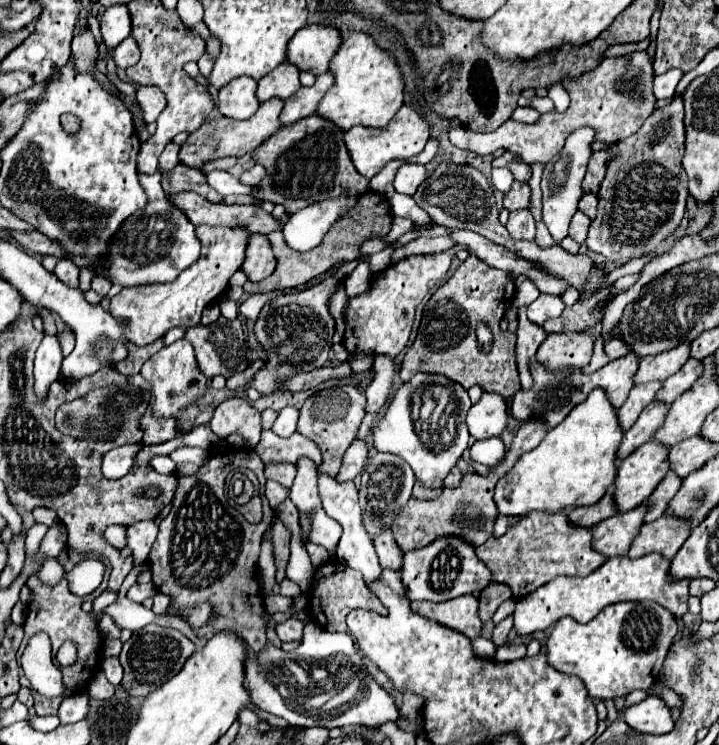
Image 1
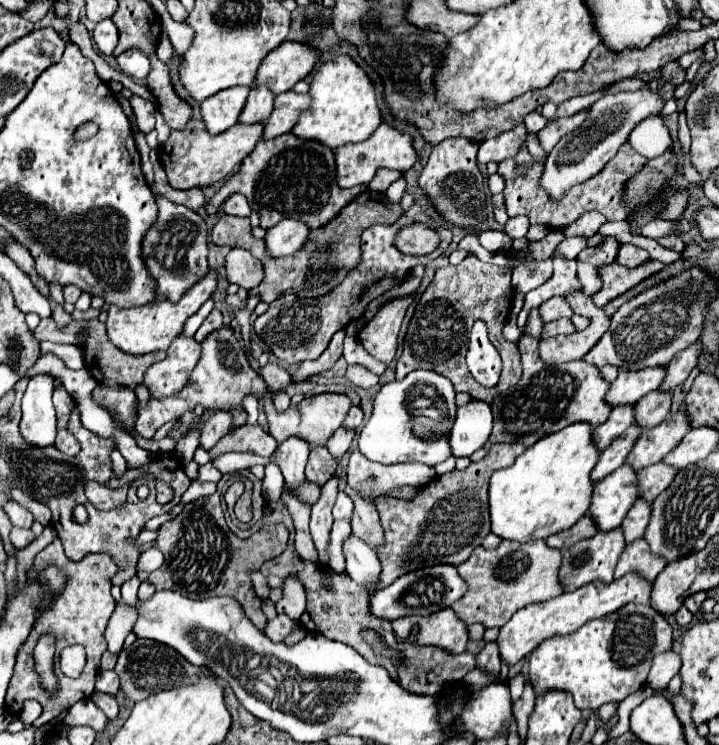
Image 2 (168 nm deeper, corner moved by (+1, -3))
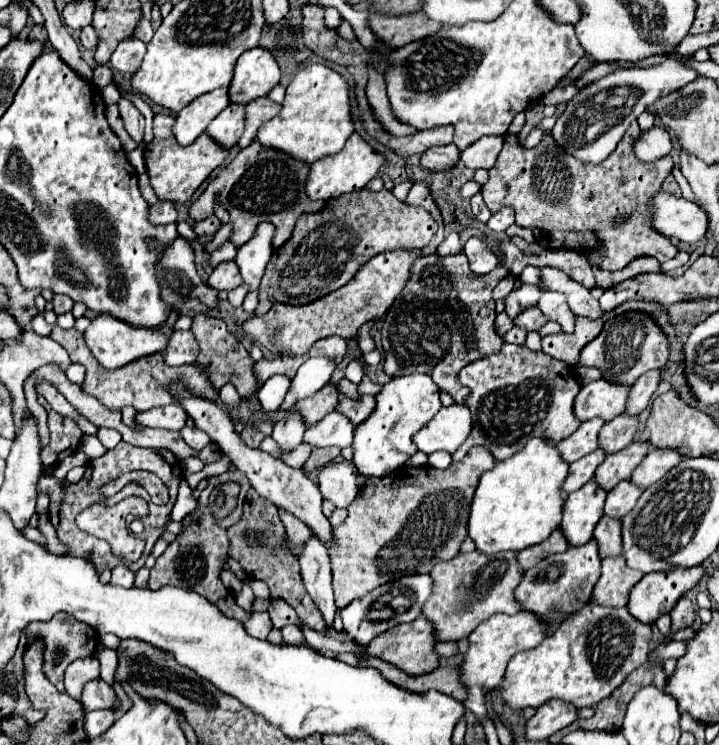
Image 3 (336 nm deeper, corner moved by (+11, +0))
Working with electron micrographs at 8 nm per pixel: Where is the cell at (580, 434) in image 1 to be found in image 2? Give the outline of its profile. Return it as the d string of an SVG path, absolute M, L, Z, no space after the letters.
M571 424L555 434L543 436L529 446L509 468L497 470L489 480L491 530L507 540L531 542L571 528L591 506L591 470L601 450L593 444L591 424Z

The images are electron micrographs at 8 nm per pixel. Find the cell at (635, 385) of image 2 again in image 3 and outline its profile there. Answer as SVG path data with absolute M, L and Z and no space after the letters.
M597 379L581 387L581 393L575 397L573 411L581 423L593 417L601 417L605 423L609 423L613 417L623 413L627 393L627 385L613 385L609 381Z

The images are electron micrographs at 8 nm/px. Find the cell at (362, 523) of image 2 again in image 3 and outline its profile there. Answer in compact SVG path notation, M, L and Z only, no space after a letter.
M351 461L329 463L319 469L317 485L321 489L323 499L333 501L337 507L349 507L359 493L357 469Z

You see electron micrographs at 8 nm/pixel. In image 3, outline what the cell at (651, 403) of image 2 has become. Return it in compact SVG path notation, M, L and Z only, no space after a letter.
M621 413L619 417L601 427L599 449L603 449L607 455L617 453L633 441L635 431L637 431L637 417Z

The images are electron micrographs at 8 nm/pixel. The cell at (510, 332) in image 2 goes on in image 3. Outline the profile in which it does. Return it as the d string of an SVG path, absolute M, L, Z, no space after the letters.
M515 325L515 327L505 335L505 341L507 341L507 343L515 343L515 345L523 345L523 343L525 343L525 337L527 337L527 331Z

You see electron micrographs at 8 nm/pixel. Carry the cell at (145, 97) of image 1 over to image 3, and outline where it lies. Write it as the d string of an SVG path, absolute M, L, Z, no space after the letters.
M121 97L119 99L119 113L121 113L121 119L123 119L123 123L125 123L125 131L131 135L131 139L135 141L135 143L141 143L141 139L143 139L143 115L137 111L137 107L129 101L129 99L125 99L125 97Z

